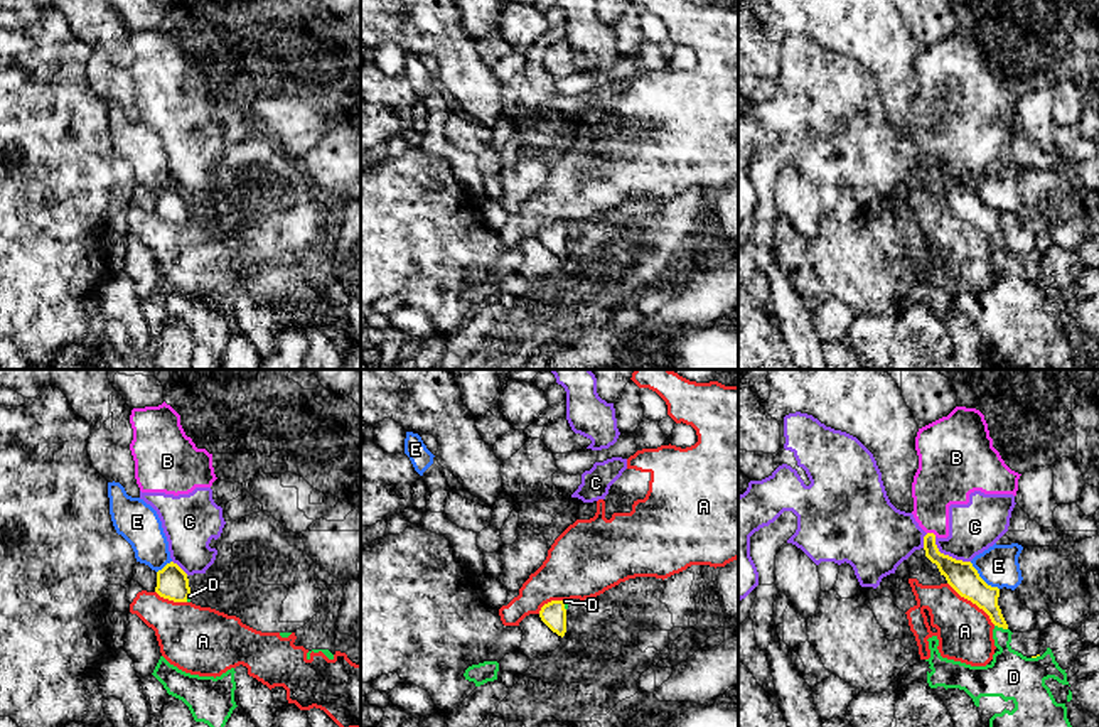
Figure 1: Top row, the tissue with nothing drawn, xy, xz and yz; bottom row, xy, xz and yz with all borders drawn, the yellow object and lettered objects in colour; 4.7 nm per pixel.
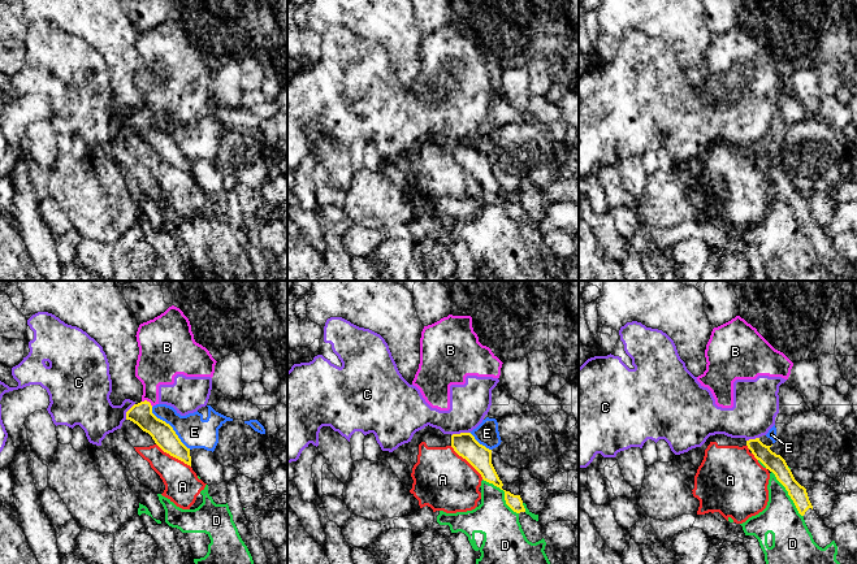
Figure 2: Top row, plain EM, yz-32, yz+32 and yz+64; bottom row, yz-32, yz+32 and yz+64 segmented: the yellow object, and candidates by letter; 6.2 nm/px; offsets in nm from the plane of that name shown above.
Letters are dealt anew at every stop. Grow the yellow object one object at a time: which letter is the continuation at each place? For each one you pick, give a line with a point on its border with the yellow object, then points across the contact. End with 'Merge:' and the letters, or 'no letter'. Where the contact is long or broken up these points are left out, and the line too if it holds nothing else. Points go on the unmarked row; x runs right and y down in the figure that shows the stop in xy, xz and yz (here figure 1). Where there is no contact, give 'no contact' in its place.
Merge: no letter

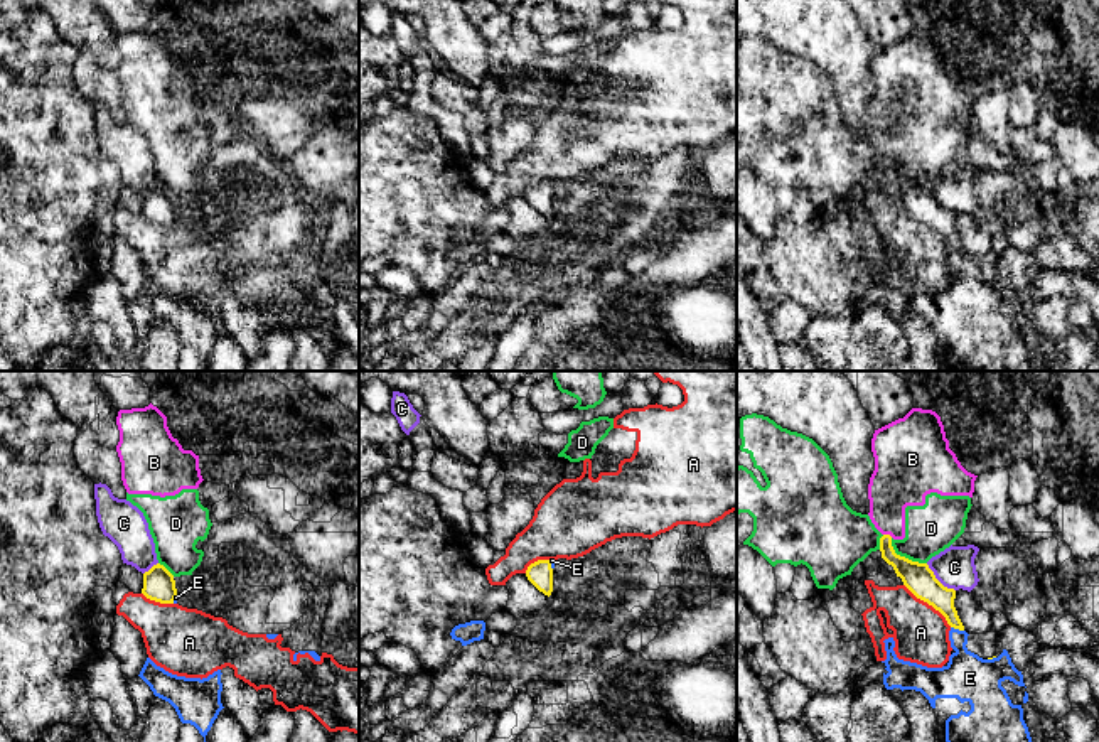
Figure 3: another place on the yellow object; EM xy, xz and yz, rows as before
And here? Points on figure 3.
Merge: no letter

